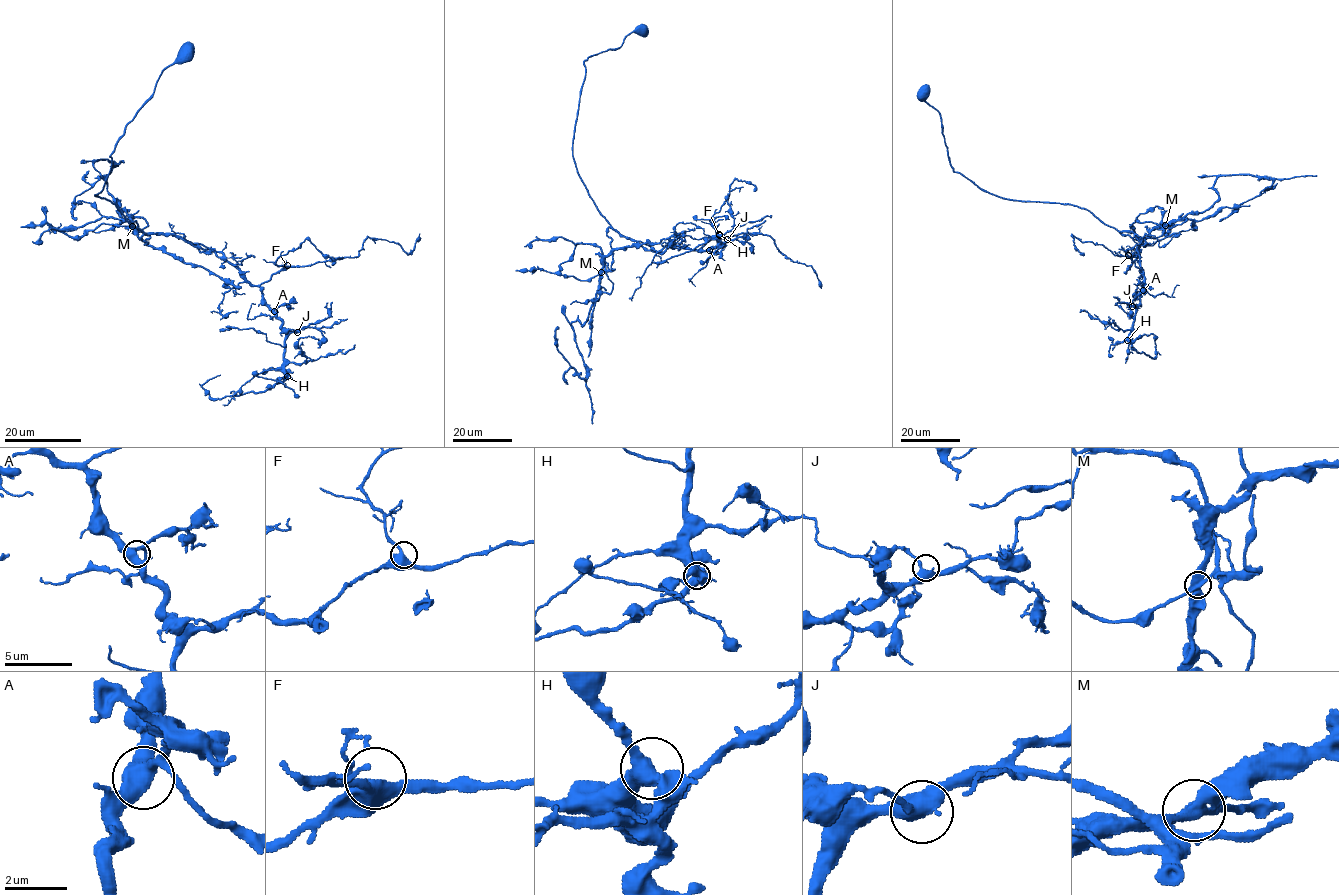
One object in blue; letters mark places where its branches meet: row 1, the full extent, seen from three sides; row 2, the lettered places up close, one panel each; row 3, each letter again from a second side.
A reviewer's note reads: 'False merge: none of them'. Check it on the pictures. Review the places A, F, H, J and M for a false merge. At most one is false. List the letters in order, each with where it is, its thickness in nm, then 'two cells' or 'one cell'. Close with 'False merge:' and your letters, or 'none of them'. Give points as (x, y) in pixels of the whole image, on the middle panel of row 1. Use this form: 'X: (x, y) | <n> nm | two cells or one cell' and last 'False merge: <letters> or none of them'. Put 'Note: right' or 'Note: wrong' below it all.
A: (709, 250) | 500 nm | one cell
F: (719, 235) | 400 nm | one cell
H: (719, 234) | 440 nm | one cell
J: (727, 239) | 440 nm | one cell
M: (601, 272) | 400 nm | two cells
False merge: M
Note: wrong

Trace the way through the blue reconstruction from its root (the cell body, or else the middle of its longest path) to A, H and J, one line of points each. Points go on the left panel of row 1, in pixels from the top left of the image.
A: (183, 54), (126, 125), (95, 196), (144, 232), (173, 233), (223, 257), (274, 311)
H: (183, 54), (126, 125), (95, 196), (144, 232), (173, 233), (223, 257), (256, 285), (286, 332), (287, 376)
J: (183, 54), (126, 125), (95, 196), (144, 232), (173, 233), (223, 257), (297, 332)

